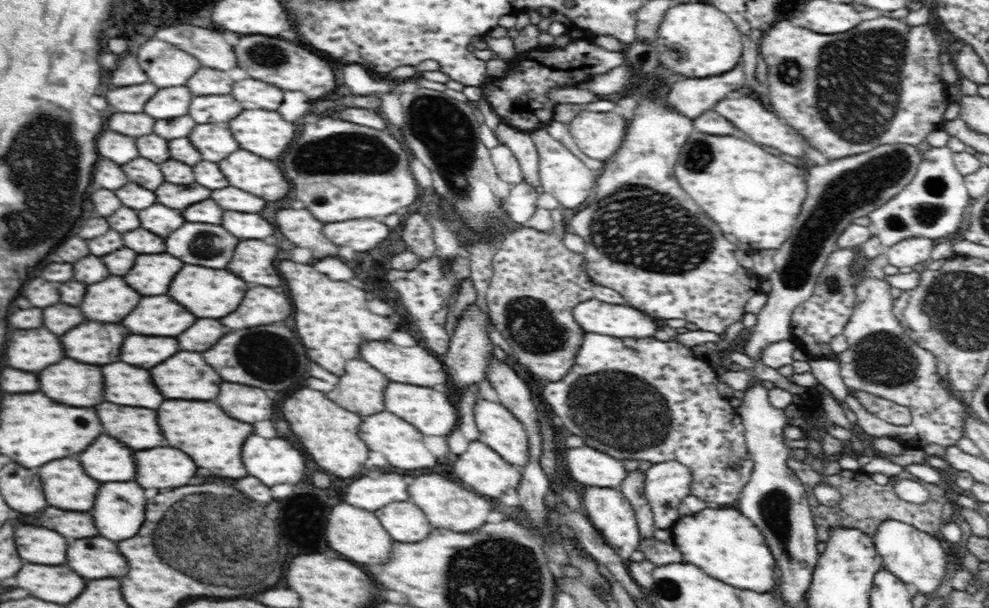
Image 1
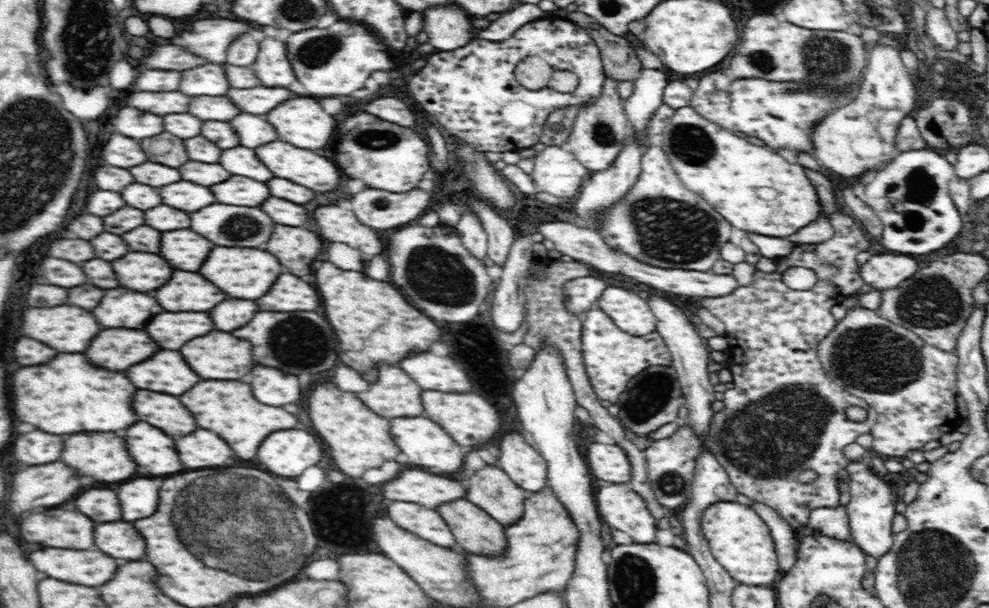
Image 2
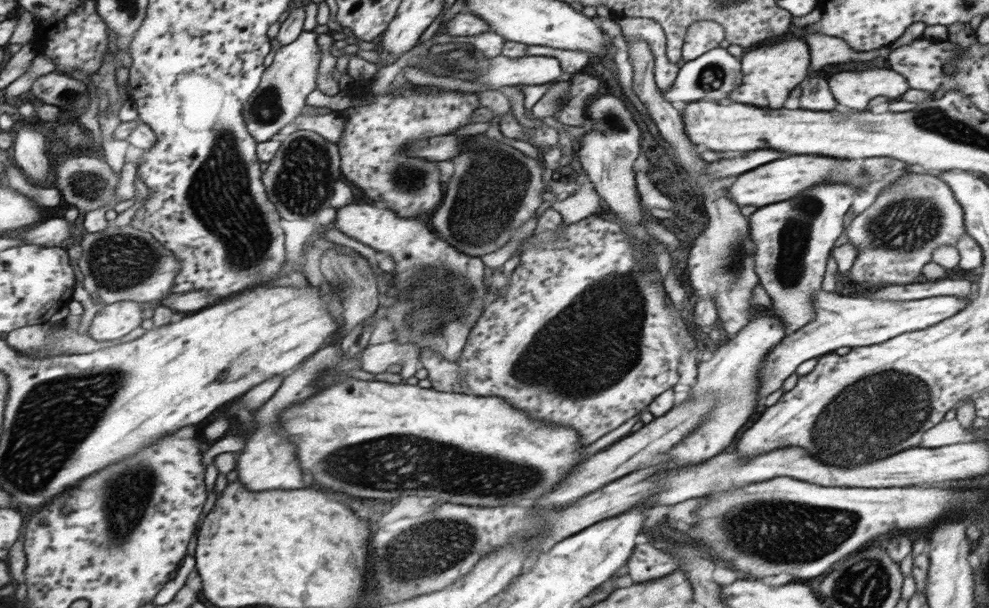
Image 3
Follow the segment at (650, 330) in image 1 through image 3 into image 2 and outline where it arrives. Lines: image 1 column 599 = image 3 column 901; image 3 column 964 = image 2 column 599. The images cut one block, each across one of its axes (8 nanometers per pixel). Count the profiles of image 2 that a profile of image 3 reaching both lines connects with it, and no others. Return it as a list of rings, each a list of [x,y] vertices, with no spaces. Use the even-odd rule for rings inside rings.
[[[606,287],[595,305],[628,335],[644,336],[656,330],[657,318],[648,301],[626,288]]]

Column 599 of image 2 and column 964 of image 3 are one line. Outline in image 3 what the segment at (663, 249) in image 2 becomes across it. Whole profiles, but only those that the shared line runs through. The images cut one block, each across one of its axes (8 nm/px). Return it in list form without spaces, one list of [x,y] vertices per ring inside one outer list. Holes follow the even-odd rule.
[[[907,168],[902,177],[883,188],[871,206],[856,216],[844,230],[858,250],[858,258],[848,274],[853,282],[864,282],[870,288],[919,282],[924,264],[932,260],[934,248],[944,244],[957,246],[958,239],[966,234],[965,212],[950,185],[942,181],[937,173],[925,174],[918,170],[921,169]]]

